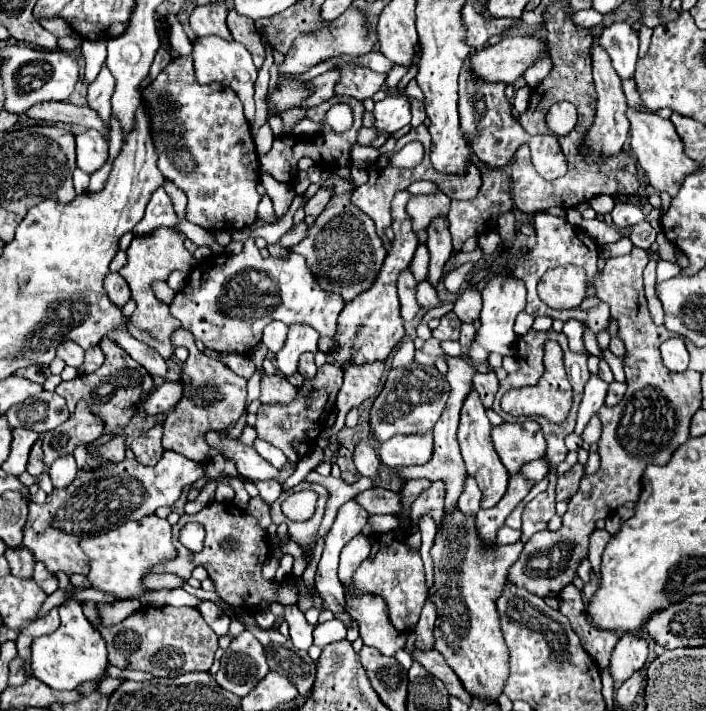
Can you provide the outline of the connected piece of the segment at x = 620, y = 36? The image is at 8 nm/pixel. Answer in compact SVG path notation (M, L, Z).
M613 23L611 27L603 29L597 41L609 53L617 75L621 79L633 79L635 63L637 63L637 49L639 49L637 31L633 31L629 23Z

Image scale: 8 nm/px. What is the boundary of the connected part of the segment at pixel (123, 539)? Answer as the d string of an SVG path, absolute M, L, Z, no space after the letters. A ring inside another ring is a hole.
M149 515L133 523L123 523L117 529L97 537L87 537L81 541L81 547L91 557L89 581L93 583L93 587L115 593L119 599L131 599L147 591L145 587L141 587L141 577L145 577L153 565L163 563L175 553L171 543L171 525L167 523L167 519L161 519L157 515Z

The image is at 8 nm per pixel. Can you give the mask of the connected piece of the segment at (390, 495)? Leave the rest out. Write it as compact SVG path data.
M367 489L361 495L357 495L355 499L361 499L361 505L365 507L365 511L369 515L375 515L375 513L399 515L401 513L401 507L403 507L401 505L401 493L387 491L387 489L381 489L381 491Z

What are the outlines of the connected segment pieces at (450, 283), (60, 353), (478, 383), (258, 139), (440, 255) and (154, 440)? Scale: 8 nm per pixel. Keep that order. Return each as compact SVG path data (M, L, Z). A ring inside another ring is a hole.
M467 262L461 265L459 268L456 268L455 271L451 271L449 275L445 275L445 287L451 289L453 293L459 291L459 285L465 281L465 277L473 271L475 263Z
M65 341L65 343L61 343L59 347L57 347L57 357L61 357L67 365L71 365L71 367L75 367L75 369L79 369L81 367L81 363L83 363L83 349L81 347L77 347L77 343L73 343L73 341Z
M493 371L475 373L475 375L473 375L473 387L475 387L475 391L479 393L479 399L481 399L483 407L485 407L485 409L491 409L491 407L493 407L495 393L497 393L497 387L499 387L499 381L497 381L495 373L493 373Z
M265 121L259 131L255 133L255 147L257 147L257 155L265 155L269 149L271 149L271 143L273 143L273 131L269 127L269 123Z
M437 219L433 221L433 227L429 227L429 241L427 241L427 249L429 249L429 275L427 281L437 287L441 277L443 277L443 267L447 263L447 259L453 253L453 245L451 245L451 233L449 233L449 223L445 219Z
M155 425L153 429L149 429L147 433L143 433L141 437L133 439L131 441L131 451L135 453L135 459L139 463L145 463L145 465L153 465L161 459L163 455L163 447L161 447L161 425Z

